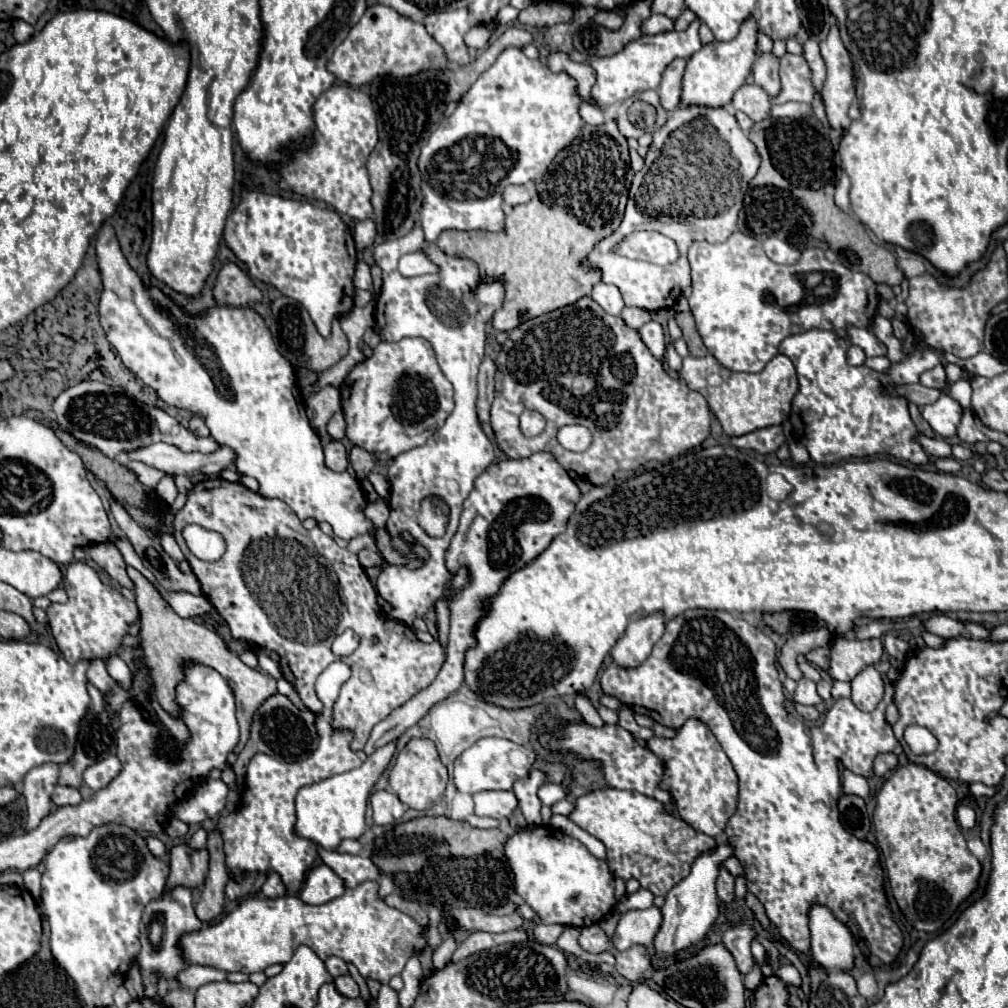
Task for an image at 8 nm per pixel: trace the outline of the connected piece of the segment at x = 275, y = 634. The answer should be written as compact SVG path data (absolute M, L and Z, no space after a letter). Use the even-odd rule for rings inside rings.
M220 478L198 482L188 493L185 506L174 514L172 526L178 546L182 548L198 582L202 584L200 588L204 596L216 606L220 616L228 622L232 636L278 652L282 676L298 690L302 702L312 712L316 714L322 712L322 702L314 692L314 682L318 674L334 660L342 660L352 668L352 676L348 684L342 686L340 698L336 700L332 710L334 730L352 732L352 750L362 750L366 740L370 738L372 728L380 720L384 720L392 710L396 710L398 706L408 702L414 694L424 690L442 668L442 658L446 658L446 650L438 642L432 644L420 642L404 622L394 622L394 618L386 616L378 606L376 600L378 594L358 560L360 550L374 548L372 536L368 534L356 536L346 548L340 548L336 540L332 536L326 536L320 528L306 530L298 520L298 516L290 510L290 506L286 506L282 500L264 498L252 490L246 490L246 486L242 486L240 482L232 484ZM186 524L198 524L206 530L214 530L222 534L226 542L224 556L214 562L196 558L188 550L182 538L182 528ZM348 628L352 628L360 636L360 646L348 658L338 658L332 654L330 646L334 638ZM376 634L380 634L380 642L372 640Z

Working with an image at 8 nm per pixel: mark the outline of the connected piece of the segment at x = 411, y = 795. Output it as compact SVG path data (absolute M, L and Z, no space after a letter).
M412 738L404 746L404 750L396 756L388 780L390 780L392 790L398 794L398 798L406 806L416 808L416 810L428 810L444 794L444 788L446 788L446 782L448 782L448 770L440 762L438 750L436 750L432 740L428 740L428 738Z

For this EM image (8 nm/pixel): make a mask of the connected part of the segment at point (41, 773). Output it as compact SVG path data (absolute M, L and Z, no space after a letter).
M42 764L30 770L22 782L22 796L28 806L28 830L34 830L40 820L50 812L52 790L58 782L58 764Z

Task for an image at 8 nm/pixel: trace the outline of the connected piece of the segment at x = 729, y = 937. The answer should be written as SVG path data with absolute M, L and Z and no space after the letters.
M740 924L740 926L734 926L734 928L728 928L722 936L722 944L730 950L730 954L734 956L734 962L740 970L740 974L748 974L750 968L752 968L752 952L750 952L750 942L752 938L756 936L756 932L746 926L746 924Z

